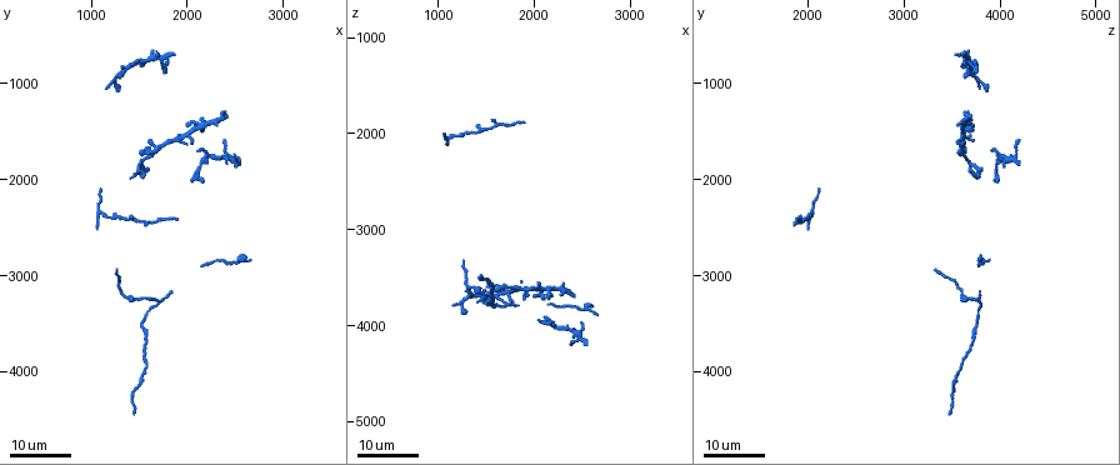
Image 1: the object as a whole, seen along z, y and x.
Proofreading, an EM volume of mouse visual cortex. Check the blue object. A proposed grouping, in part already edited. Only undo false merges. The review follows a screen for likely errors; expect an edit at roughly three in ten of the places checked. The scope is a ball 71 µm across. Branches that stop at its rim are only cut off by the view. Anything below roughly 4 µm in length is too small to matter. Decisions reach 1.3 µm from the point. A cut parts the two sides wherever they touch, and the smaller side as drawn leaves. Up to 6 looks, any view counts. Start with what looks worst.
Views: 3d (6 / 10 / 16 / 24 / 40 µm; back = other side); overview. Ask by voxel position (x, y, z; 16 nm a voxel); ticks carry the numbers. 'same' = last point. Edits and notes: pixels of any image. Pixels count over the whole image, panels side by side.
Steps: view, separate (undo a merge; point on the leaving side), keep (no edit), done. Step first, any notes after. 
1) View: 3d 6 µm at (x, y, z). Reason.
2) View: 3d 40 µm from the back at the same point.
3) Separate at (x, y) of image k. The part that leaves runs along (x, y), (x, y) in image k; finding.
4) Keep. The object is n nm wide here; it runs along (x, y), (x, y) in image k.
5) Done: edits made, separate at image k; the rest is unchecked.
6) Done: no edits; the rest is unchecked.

View: 3d 16 µm at (1720, 3280, 3760). Three arms meet.

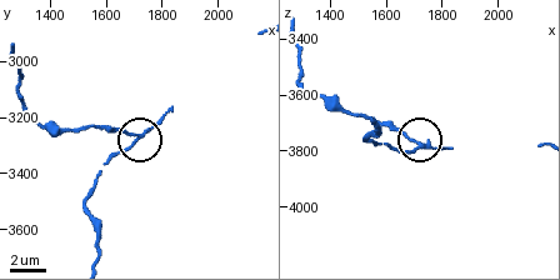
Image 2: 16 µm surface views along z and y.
View: 3d 10 µm at (1710, 3270, 3770).

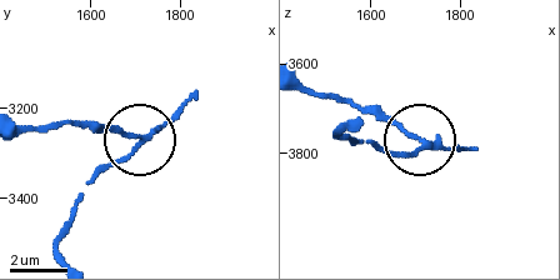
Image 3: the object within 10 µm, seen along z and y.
Separate at (100, 129) of image 3. The part that leaves runs along (135, 138), (66, 124), (23, 124) in image 3; two neurons meet here.

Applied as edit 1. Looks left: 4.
View: 3d 24 µm at (2080, 1440, 3620). Three arms meet.

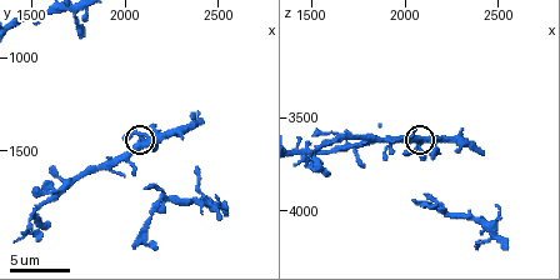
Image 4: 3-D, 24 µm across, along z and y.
View: 3d 6 µm at (2080, 1440, 3640).

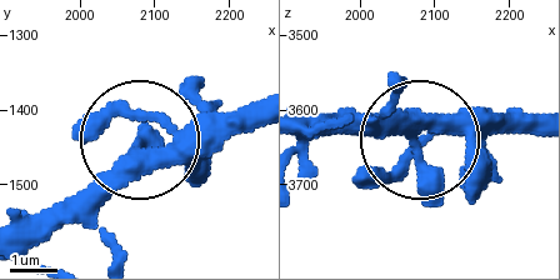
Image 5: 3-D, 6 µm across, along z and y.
View: 3d 6 µm from the back at (2075, 1450, 3645).

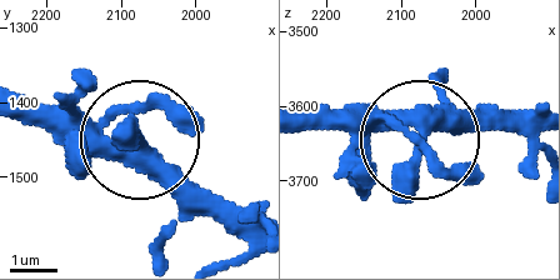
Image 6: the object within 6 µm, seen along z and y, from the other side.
Keep. All the same neuron.

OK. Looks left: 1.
View: 3d 10 µm at (2240, 1760, 4020). Arms part here.

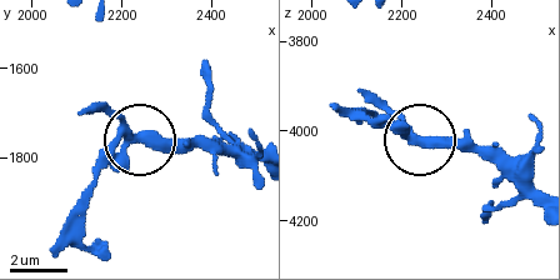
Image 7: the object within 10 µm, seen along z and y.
Keep. 3 arms meet here; continuous, no second neuron.

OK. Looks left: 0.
Done: edits made, separate at image 3; the rest is unchecked.

